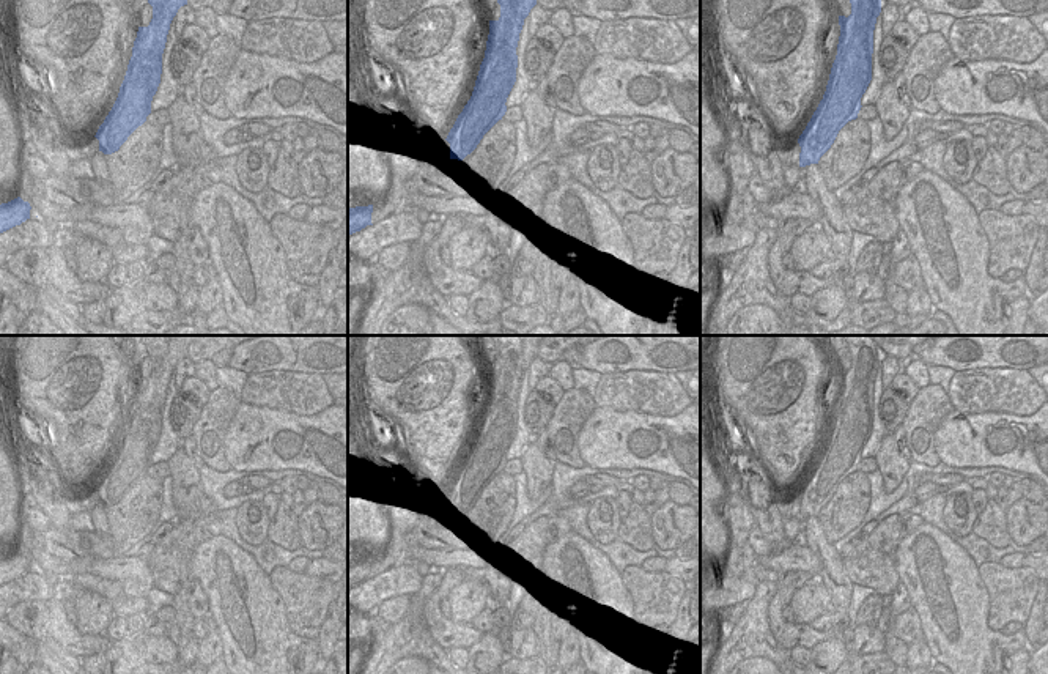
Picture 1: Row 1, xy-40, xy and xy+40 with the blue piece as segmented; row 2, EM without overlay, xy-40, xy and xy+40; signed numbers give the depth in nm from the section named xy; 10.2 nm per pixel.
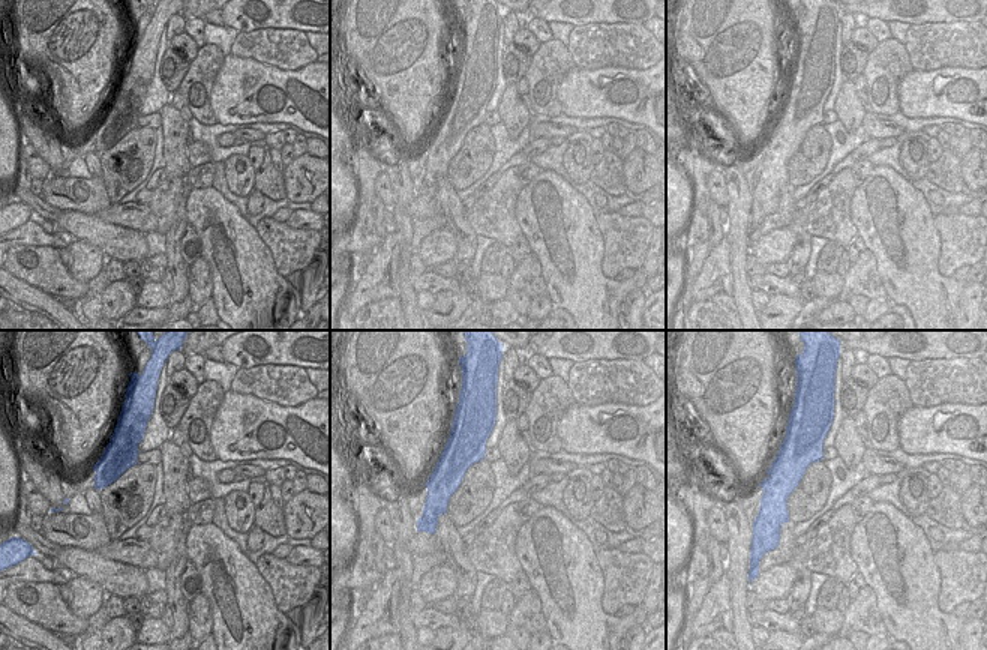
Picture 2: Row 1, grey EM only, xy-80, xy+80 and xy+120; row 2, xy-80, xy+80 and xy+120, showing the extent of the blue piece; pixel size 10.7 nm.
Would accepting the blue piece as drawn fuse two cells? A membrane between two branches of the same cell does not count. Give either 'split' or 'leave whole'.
split

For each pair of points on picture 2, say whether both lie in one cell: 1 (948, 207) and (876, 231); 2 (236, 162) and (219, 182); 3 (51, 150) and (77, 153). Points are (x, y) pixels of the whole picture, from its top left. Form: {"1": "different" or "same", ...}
{"1": "different", "2": "different", "3": "different"}

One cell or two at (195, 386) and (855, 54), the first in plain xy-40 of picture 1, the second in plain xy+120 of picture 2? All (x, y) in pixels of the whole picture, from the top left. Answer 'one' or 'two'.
two

